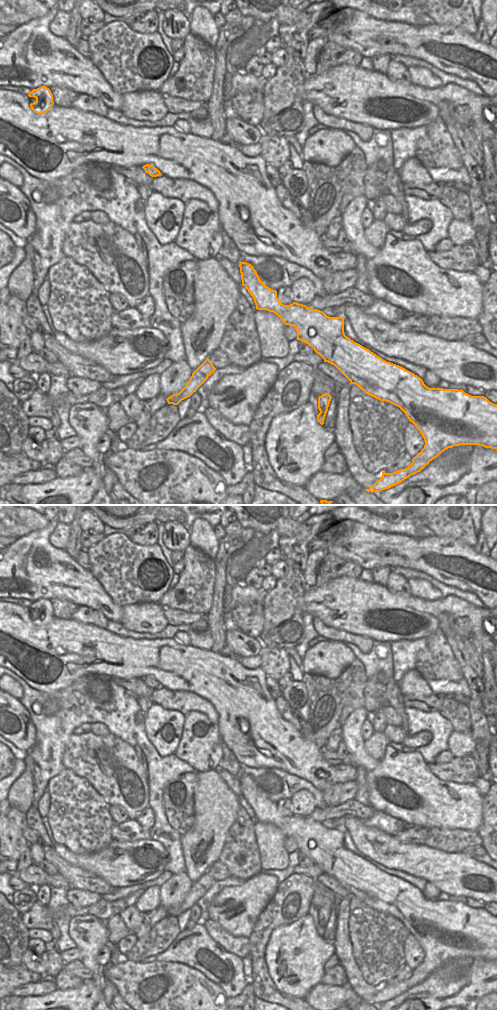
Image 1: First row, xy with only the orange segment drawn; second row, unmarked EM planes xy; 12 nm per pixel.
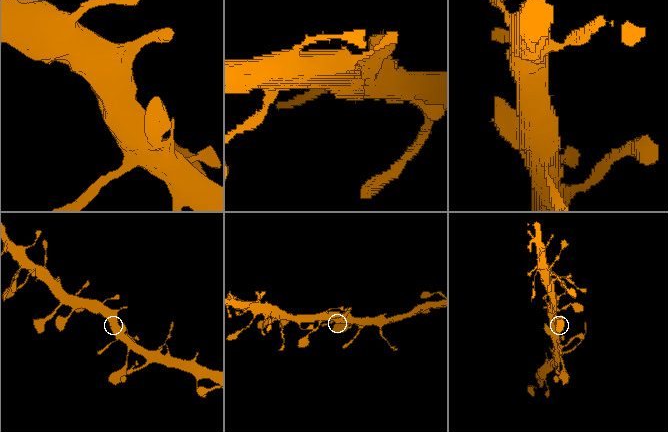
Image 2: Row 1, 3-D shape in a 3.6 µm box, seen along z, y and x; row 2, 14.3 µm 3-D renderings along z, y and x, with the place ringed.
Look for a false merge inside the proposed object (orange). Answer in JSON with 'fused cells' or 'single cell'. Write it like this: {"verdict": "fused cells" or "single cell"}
{"verdict": "single cell"}

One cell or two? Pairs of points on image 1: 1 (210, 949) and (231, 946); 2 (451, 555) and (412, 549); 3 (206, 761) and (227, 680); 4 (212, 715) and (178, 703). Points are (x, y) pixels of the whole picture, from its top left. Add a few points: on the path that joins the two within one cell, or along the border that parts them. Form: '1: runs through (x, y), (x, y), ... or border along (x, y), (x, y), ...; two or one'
1: border along (206, 930), (227, 951), (236, 954), (241, 959); two
2: runs through (441, 555), (422, 554); one
3: border along (216, 724), (220, 734); two
4: runs through (204, 707), (198, 703), (186, 703); one

